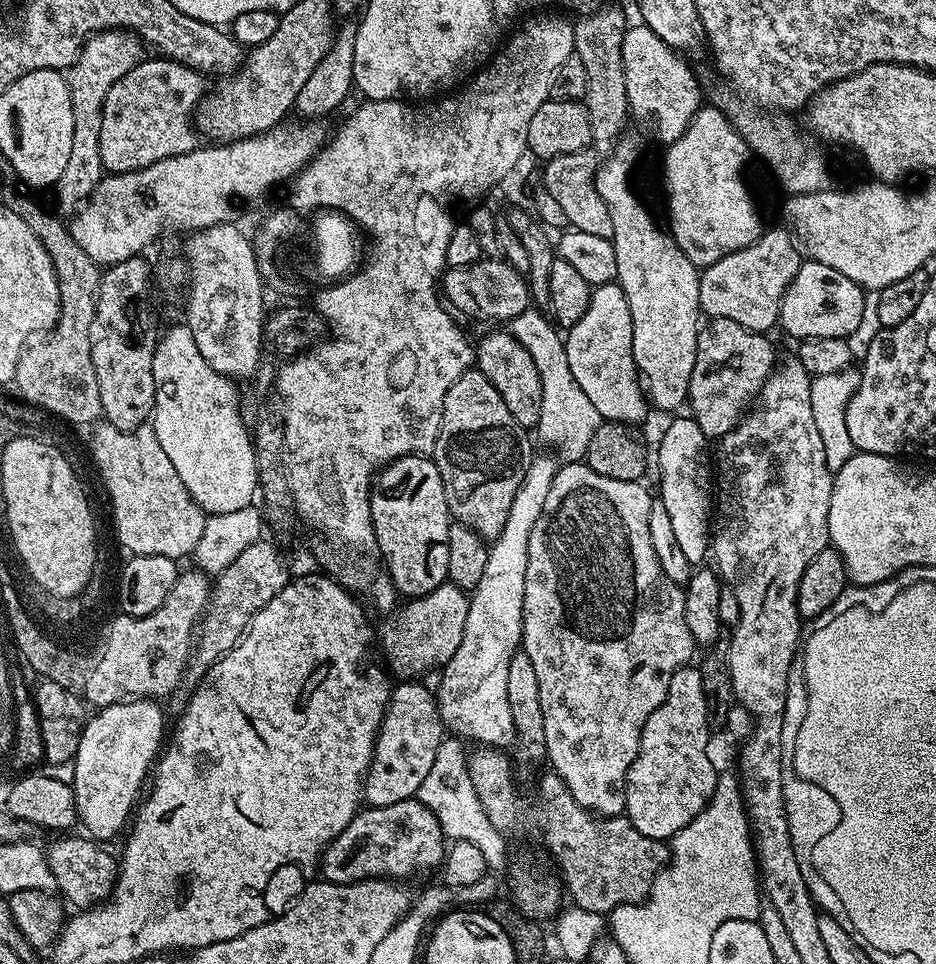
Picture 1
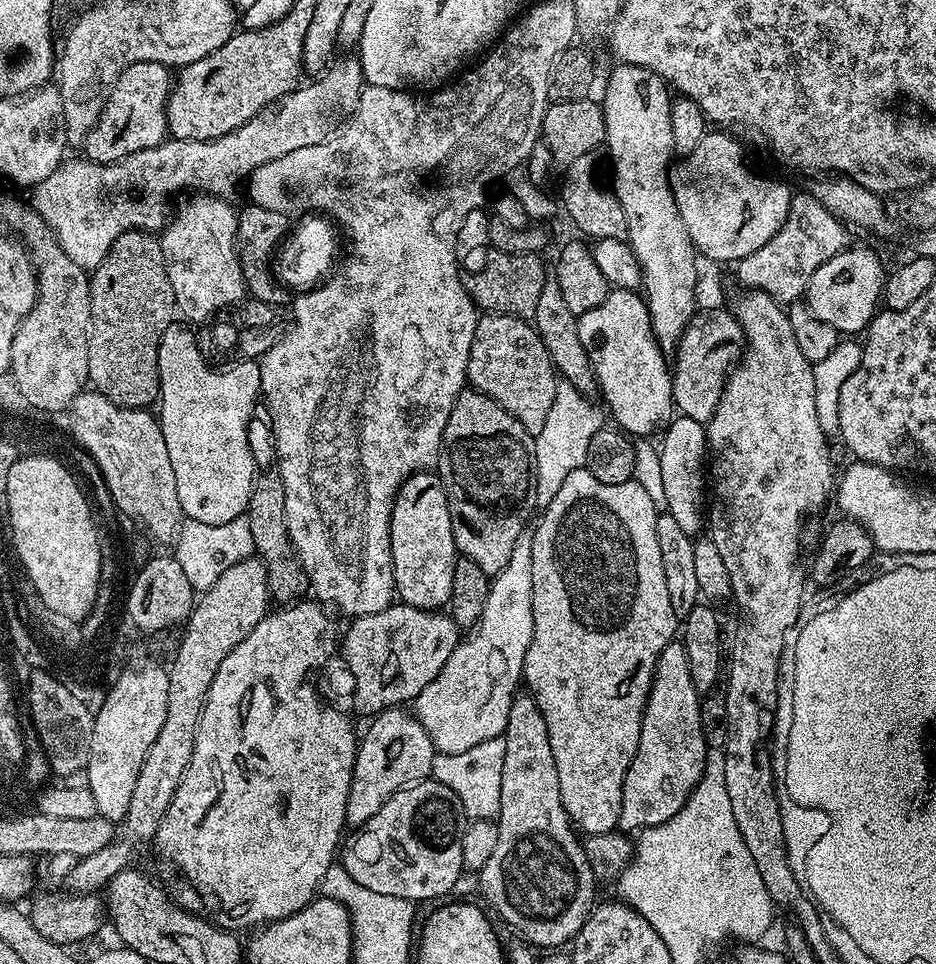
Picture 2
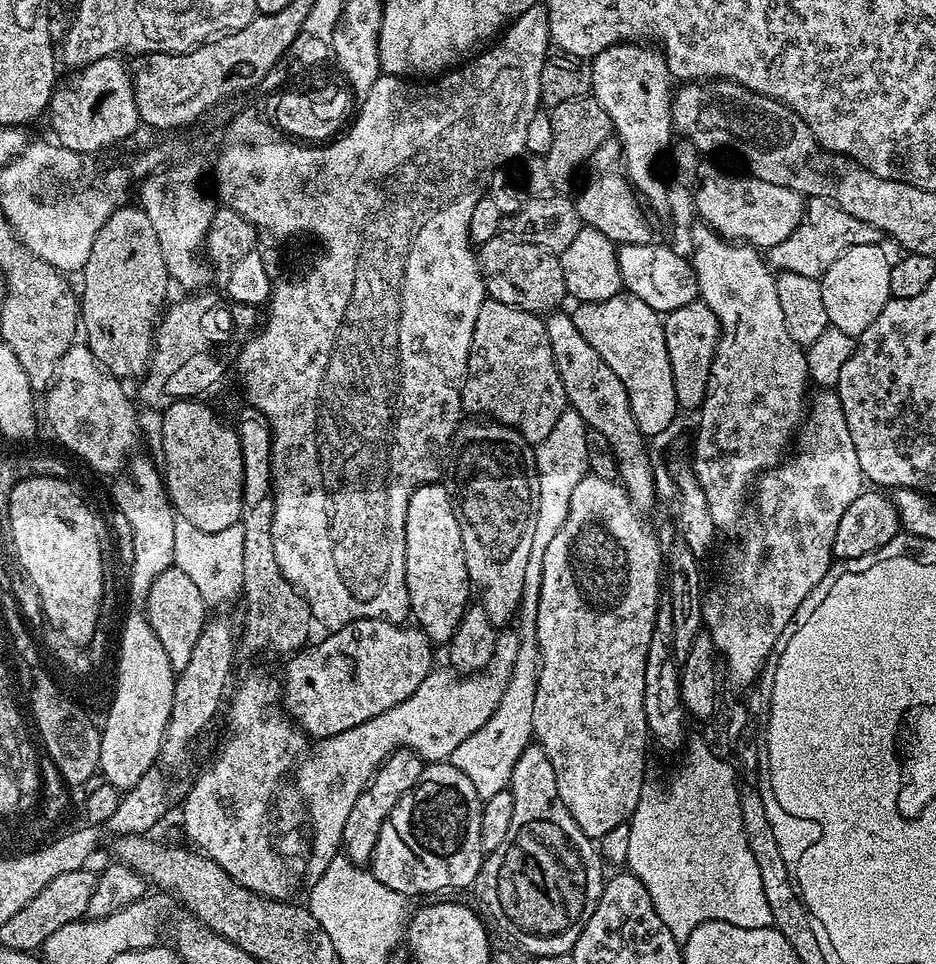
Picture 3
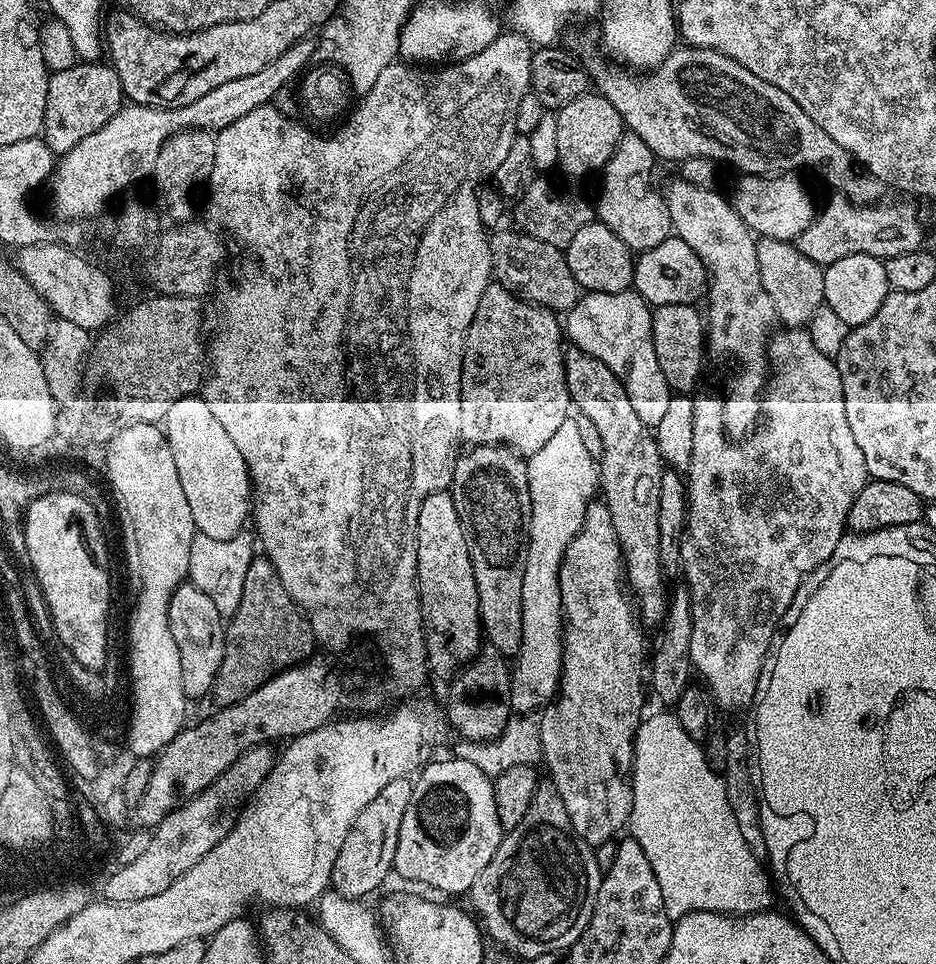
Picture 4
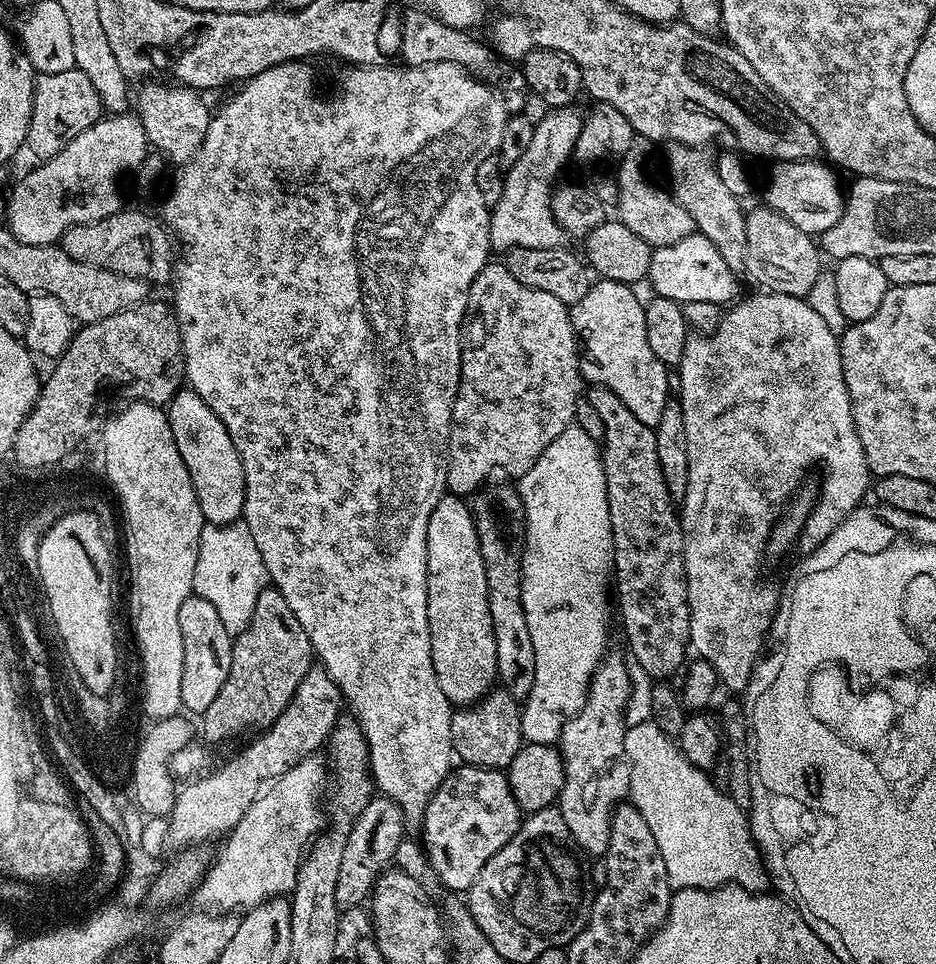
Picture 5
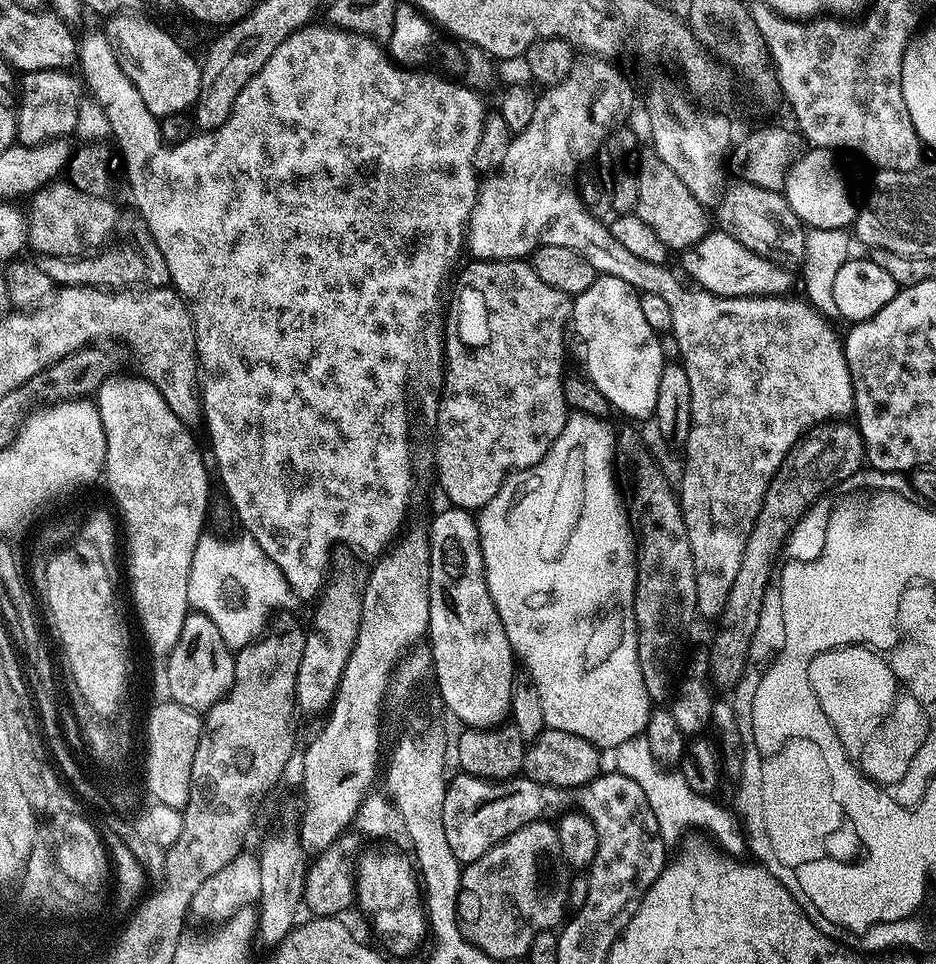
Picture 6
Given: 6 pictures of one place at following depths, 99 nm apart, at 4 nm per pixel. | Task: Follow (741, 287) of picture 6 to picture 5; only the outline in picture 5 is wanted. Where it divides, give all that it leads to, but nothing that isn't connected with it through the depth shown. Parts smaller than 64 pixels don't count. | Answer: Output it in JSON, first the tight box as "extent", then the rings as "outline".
{"extent":[646,231,737,306],"outline":[[[693,231],[691,236],[682,238],[682,242],[674,242],[674,246],[662,246],[653,251],[646,280],[647,283],[652,283],[651,291],[655,295],[677,300],[681,306],[689,306],[688,304],[724,304],[723,306],[728,306],[737,299],[736,284],[732,281],[732,276],[734,276],[734,269],[728,265],[726,258],[722,258],[722,254],[718,254],[714,242],[710,242],[710,238],[706,238],[700,232]]]}

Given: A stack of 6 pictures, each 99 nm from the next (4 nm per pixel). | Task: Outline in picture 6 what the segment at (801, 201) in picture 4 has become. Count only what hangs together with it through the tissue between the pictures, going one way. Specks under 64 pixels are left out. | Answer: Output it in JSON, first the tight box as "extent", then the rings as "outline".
{"extent":[783,148,858,229],"outline":[[[813,148],[801,153],[789,167],[783,193],[790,208],[807,227],[818,229],[847,229],[855,223],[858,206],[850,198],[848,186],[836,162],[833,149]]]}

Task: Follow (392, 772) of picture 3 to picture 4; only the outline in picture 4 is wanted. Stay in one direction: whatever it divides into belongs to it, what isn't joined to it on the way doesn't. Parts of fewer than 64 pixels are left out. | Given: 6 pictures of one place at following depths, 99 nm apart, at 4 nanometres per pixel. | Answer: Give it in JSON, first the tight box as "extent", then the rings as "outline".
{"extent":[331,782,412,900],"outline":[[[408,782],[388,784],[354,818],[354,826],[350,826],[350,834],[346,834],[346,842],[342,842],[342,850],[338,850],[338,862],[334,862],[331,887],[351,900],[368,898],[368,895],[393,871],[394,850],[398,846],[398,830],[402,830],[402,814],[406,814],[406,806],[410,806],[412,784]]]}

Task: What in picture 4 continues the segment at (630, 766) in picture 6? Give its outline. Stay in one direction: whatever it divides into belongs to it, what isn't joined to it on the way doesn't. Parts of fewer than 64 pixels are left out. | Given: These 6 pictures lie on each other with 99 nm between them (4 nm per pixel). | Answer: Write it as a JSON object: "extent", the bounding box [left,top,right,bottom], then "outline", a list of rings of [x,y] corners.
{"extent":[630,711,773,918],"outline":[[[660,711],[664,712],[645,715],[641,719],[636,740],[632,743],[634,762],[630,836],[642,846],[642,850],[646,850],[646,858],[650,858],[650,866],[654,866],[658,886],[662,886],[666,910],[676,918],[688,912],[726,912],[746,917],[754,912],[769,911],[773,907],[773,881],[761,857],[752,853],[746,838],[742,838],[742,830],[738,830],[734,810],[730,810],[723,775],[709,766],[704,744],[682,728],[675,711]]]}

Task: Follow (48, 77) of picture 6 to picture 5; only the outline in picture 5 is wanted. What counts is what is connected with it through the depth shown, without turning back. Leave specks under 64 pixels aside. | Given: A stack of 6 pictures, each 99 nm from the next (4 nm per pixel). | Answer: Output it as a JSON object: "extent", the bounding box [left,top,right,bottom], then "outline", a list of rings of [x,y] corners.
{"extent":[26,67,101,161],"outline":[[[74,67],[62,70],[62,74],[37,75],[26,141],[27,151],[32,151],[37,161],[54,158],[54,154],[58,154],[58,150],[62,150],[66,142],[78,138],[82,130],[94,126],[94,122],[101,119],[100,95],[91,85],[90,78],[82,74],[82,70]]]}

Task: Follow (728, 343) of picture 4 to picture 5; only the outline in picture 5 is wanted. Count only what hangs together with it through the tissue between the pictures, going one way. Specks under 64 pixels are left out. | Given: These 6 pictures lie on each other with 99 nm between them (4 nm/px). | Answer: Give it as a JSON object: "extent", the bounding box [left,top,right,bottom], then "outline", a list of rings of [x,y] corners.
{"extent":[664,143,746,269],"outline":[[[669,143],[665,148],[668,148],[664,152],[664,164],[668,167],[669,185],[667,184],[667,187],[670,189],[672,197],[690,214],[695,231],[710,238],[710,242],[714,242],[718,254],[722,254],[722,258],[726,258],[726,262],[732,269],[739,269],[743,265],[746,254],[744,226],[746,212],[745,209],[740,209],[741,201],[730,190],[726,190],[725,183],[719,178],[716,170],[716,156],[708,153],[709,149],[704,146],[692,148],[689,144]]]}

